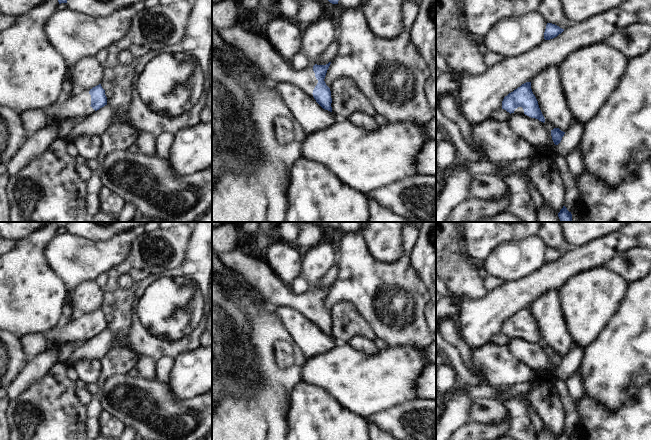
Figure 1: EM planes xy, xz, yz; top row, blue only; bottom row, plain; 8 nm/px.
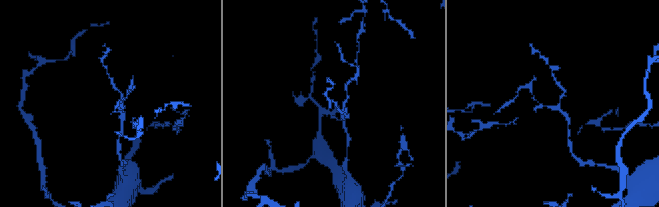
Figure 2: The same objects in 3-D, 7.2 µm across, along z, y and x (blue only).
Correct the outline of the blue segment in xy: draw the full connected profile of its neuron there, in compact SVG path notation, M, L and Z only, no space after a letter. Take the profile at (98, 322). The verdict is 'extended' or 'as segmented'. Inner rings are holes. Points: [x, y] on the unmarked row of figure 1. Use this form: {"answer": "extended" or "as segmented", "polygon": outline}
{"answer": "extended", "polygon": "M99 308L89 316L62 322L55 330L44 334L44 337L50 349L70 342L87 342L105 329L107 329L107 321L105 314Z"}

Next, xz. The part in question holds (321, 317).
{"answer": "extended", "polygon": "M240 250L234 252L222 253L213 251L221 264L234 270L243 276L246 282L250 282L257 286L266 296L266 298L278 308L295 308L301 312L305 317L312 318L316 326L325 334L332 336L332 322L330 312L326 309L324 303L327 294L331 288L326 289L309 289L303 294L295 294L290 286L266 261L260 260L254 256L244 256Z"}

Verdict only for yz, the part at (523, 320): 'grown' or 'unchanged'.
grown

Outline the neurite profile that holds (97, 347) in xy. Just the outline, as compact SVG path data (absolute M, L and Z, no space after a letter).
M105 329L87 342L77 346L73 356L66 364L69 367L73 367L76 362L82 359L101 361L112 348L113 343L113 333L108 329Z

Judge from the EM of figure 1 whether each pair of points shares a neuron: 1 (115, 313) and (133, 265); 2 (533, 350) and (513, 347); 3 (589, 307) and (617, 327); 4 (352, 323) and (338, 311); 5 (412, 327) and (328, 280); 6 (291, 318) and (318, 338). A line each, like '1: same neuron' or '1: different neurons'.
1: same neuron
2: same neuron
3: different neurons
4: same neuron
5: different neurons
6: same neuron

